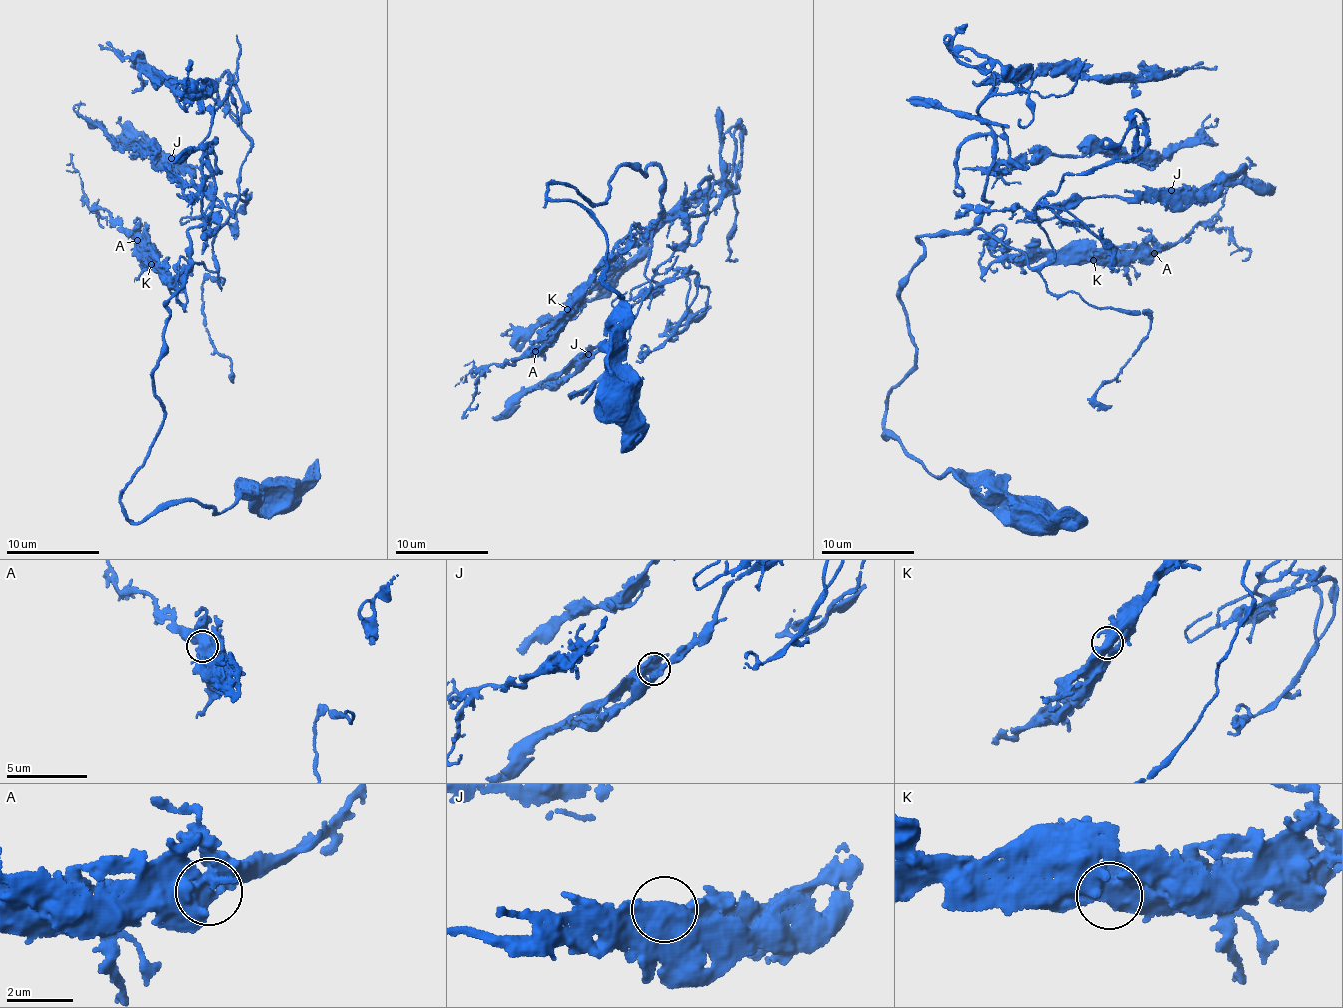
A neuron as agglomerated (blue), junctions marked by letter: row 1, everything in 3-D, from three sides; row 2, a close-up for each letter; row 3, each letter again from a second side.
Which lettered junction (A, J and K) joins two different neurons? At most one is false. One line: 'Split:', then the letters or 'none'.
Split: none

